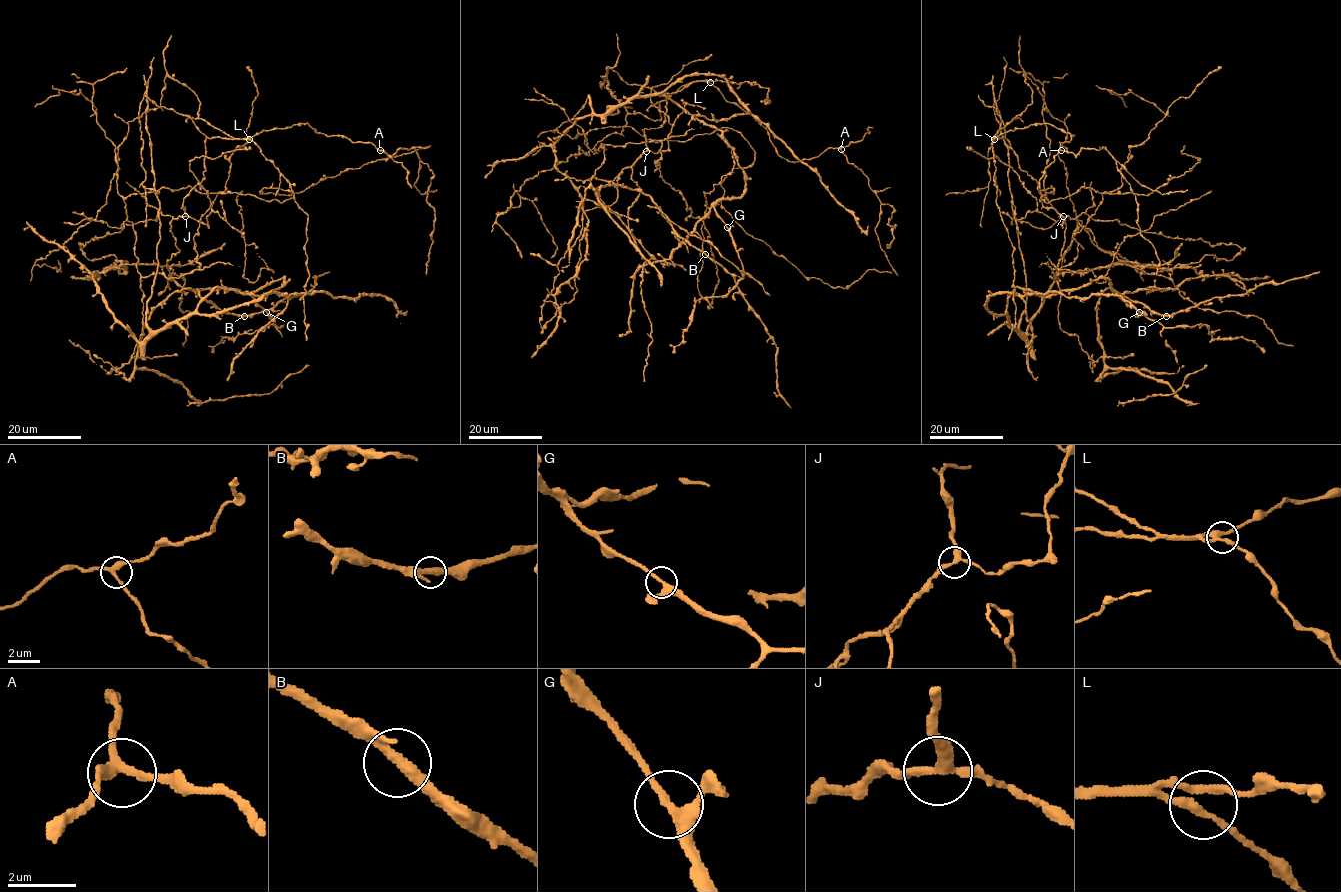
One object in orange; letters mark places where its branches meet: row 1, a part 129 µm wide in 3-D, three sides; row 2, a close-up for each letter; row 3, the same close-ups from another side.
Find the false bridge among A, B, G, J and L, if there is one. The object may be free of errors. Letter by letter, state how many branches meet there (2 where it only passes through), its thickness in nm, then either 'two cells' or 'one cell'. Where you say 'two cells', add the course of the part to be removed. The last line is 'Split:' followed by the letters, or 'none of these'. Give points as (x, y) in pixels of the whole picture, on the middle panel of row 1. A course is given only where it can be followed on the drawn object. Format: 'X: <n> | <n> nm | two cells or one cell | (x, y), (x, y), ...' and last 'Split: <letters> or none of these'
A: 3 | 280 nm | one cell
B: 3 | 280 nm | one cell
G: 3 | 260 nm | one cell
J: 3 | 280 nm | one cell
L: 3 | 240 nm | one cell
Split: none of these

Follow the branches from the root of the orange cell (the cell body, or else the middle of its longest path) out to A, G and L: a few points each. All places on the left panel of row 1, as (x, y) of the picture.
A: (229, 138), (249, 139), (262, 130), (308, 124), (325, 135), (344, 136), (354, 142), (371, 142), (380, 150)
G: (229, 138), (205, 139), (204, 179), (172, 220), (180, 250), (167, 268), (184, 288), (232, 288), (266, 312)
L: (229, 138), (249, 139)

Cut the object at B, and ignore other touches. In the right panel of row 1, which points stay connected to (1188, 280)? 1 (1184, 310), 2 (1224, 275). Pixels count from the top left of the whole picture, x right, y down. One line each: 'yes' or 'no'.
1: no
2: yes

